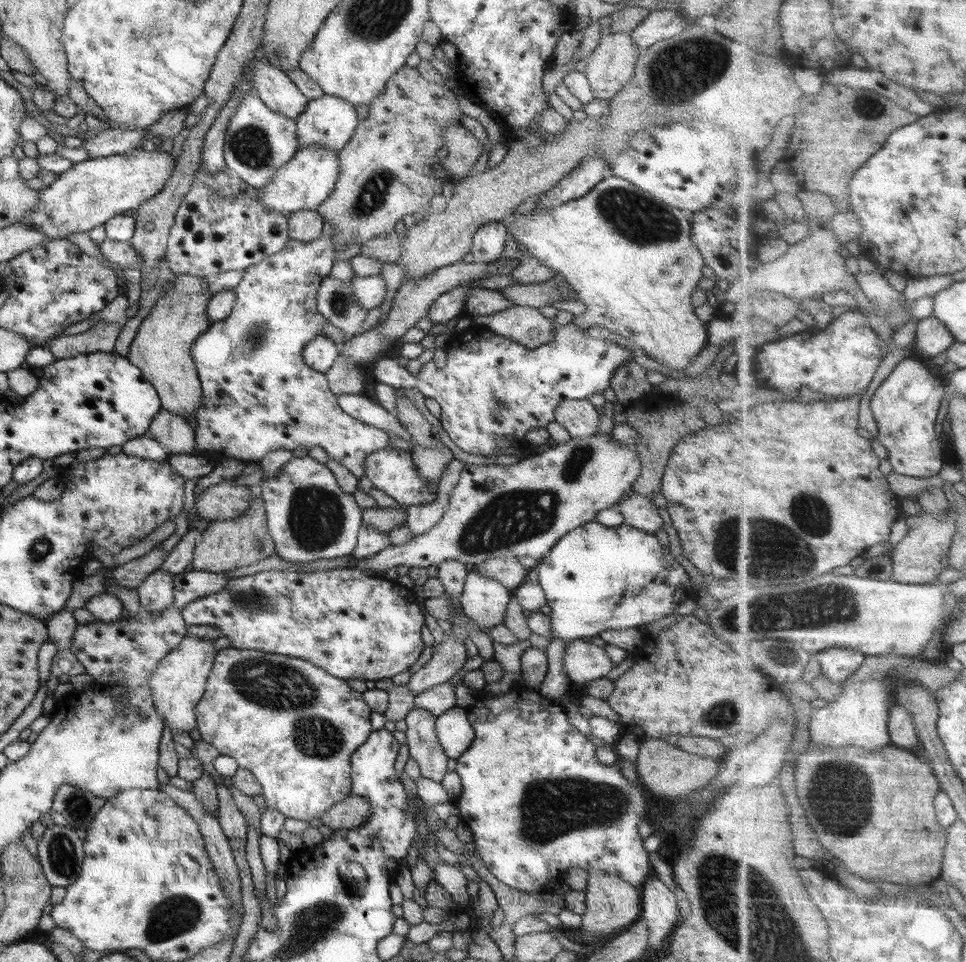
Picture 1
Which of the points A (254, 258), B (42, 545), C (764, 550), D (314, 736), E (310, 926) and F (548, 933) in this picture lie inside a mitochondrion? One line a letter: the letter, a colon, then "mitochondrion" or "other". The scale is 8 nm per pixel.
A: other
B: mitochondrion
C: mitochondrion
D: mitochondrion
E: mitochondrion
F: other

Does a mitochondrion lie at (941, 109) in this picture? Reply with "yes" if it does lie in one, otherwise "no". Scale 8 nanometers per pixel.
no

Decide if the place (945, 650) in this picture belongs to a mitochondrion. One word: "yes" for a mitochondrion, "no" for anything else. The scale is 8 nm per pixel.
no

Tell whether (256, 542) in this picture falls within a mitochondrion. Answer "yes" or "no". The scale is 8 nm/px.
yes

